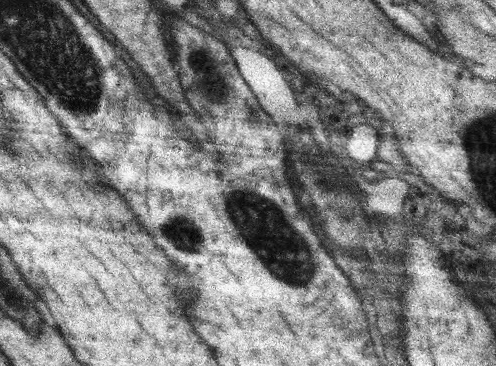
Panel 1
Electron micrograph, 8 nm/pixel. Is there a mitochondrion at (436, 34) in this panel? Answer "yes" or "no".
no

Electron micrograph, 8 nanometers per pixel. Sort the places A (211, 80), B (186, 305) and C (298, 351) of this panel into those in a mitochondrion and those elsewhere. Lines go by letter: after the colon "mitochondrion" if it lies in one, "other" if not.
A: mitochondrion
B: other
C: other

